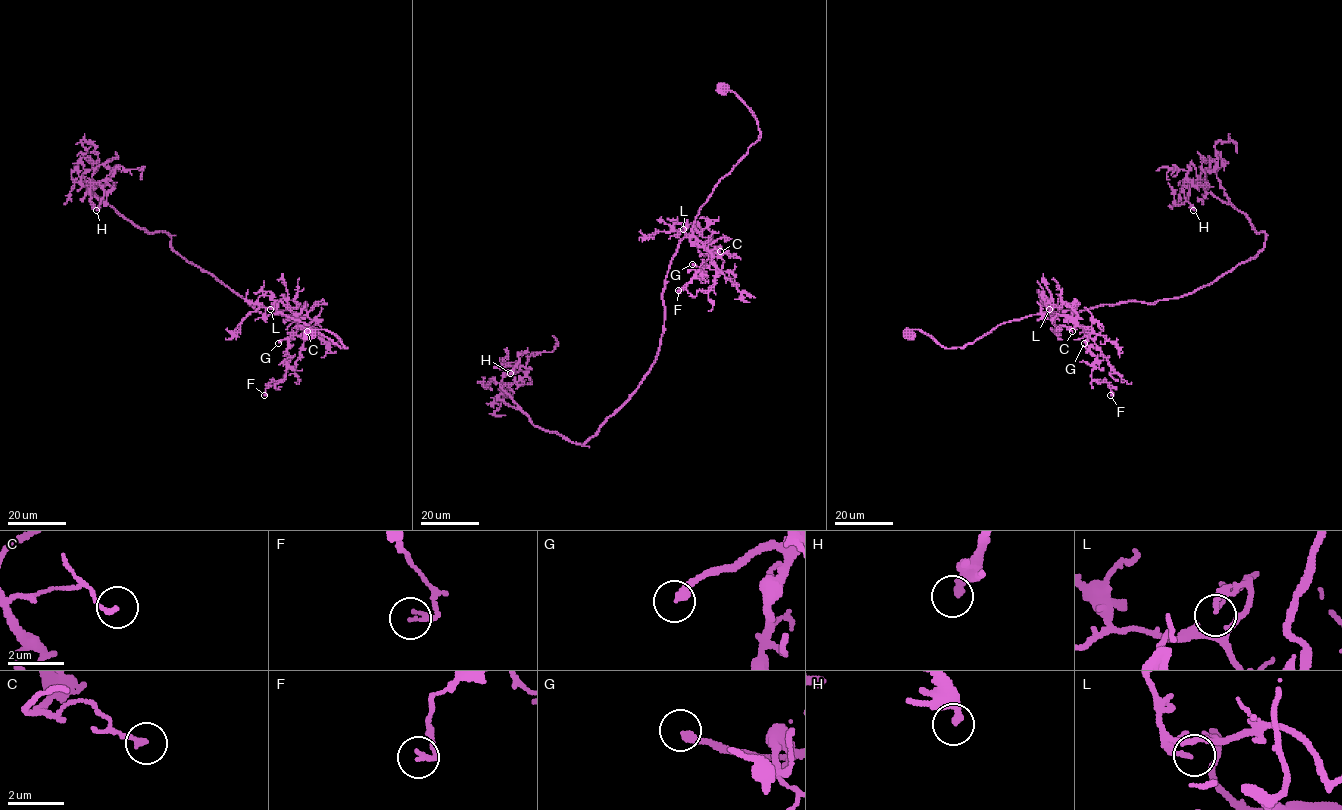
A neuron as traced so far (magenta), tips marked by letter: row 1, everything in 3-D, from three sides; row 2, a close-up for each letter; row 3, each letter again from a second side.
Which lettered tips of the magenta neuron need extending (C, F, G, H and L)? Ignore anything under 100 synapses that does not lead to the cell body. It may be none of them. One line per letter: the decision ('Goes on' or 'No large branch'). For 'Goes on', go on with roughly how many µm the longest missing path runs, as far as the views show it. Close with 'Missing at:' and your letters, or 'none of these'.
C: No large branch
F: No large branch
G: Goes on. Missing length about 35 µm
H: No large branch
L: No large branch
Missing at: G

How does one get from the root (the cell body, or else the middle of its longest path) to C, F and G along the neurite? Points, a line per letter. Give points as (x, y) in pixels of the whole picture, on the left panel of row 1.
C: (310, 335), (315, 330), (327, 330), (346, 347), (278, 312), (292, 315), (296, 327), (307, 331)
F: (310, 335), (327, 330), (346, 347), (278, 312), (296, 319), (296, 332), (285, 378), (271, 382), (264, 395)
G: (310, 335), (315, 330), (327, 330), (346, 347), (280, 312), (296, 319), (296, 331), (278, 343)

